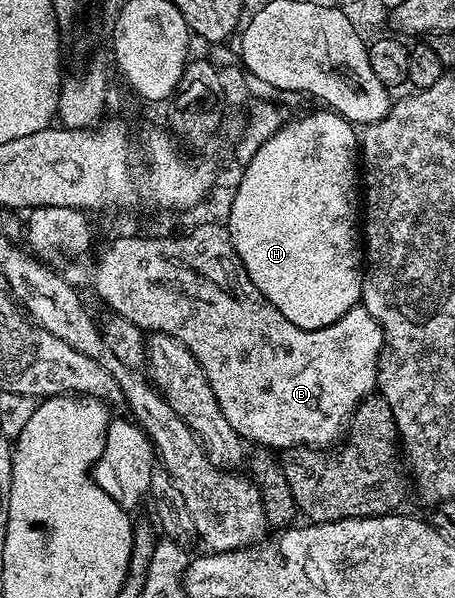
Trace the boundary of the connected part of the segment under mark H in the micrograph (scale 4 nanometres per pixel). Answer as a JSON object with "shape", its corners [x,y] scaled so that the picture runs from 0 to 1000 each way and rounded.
{"shape":[[[697,184],[705,186],[644,196],[620,209],[615,219],[604,221],[591,234],[580,234],[569,242],[552,269],[536,274],[532,286],[538,288],[532,289],[530,301],[521,306],[521,321],[503,339],[503,366],[499,365],[503,395],[521,433],[543,450],[560,483],[569,483],[569,490],[578,490],[578,497],[587,497],[587,503],[596,503],[596,510],[604,510],[604,517],[613,517],[613,523],[622,523],[622,530],[640,537],[640,543],[677,554],[710,550],[745,537],[745,530],[754,530],[754,523],[763,523],[774,513],[787,512],[793,507],[798,472],[798,420],[789,411],[789,226],[778,207],[756,199],[743,186]]]}

